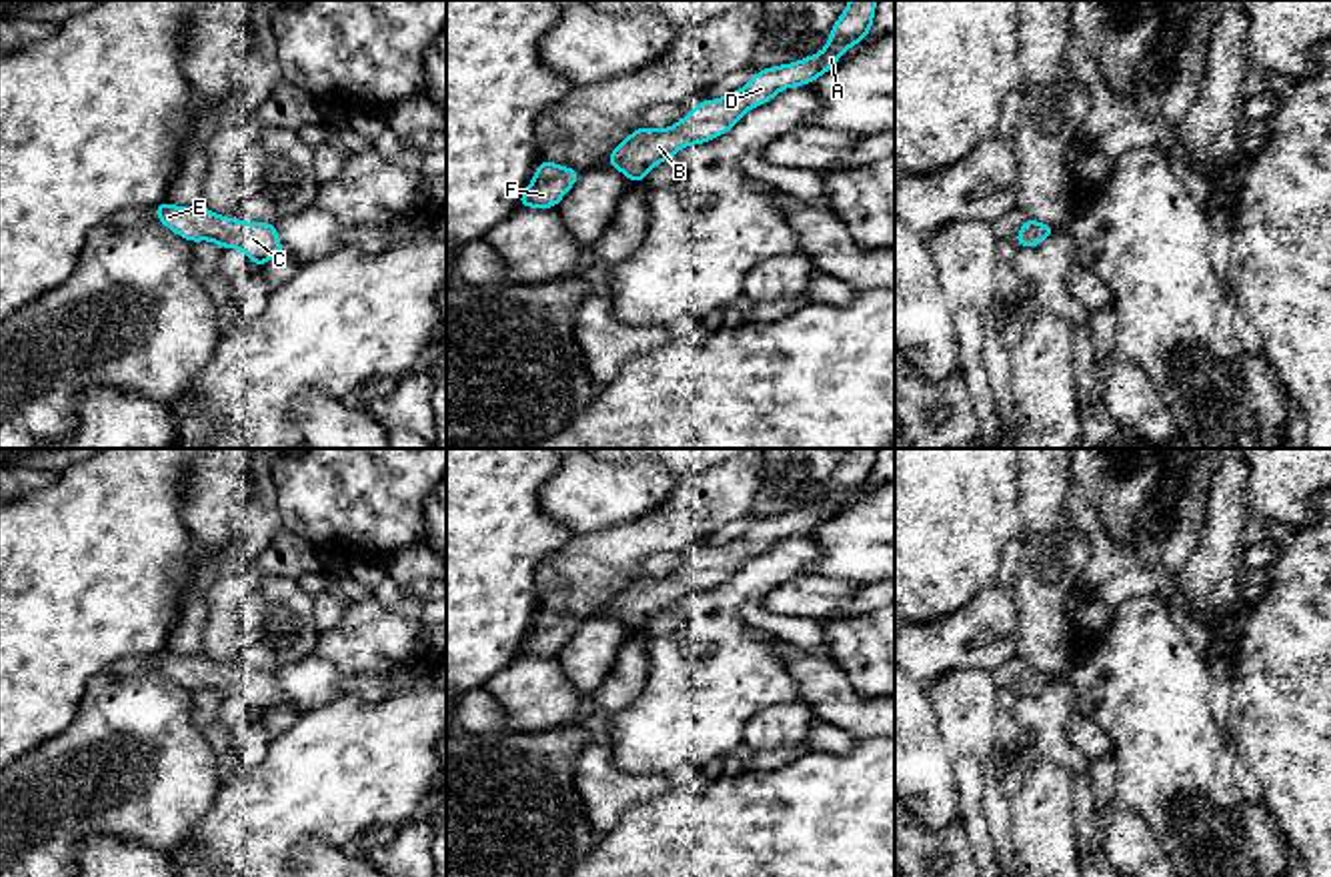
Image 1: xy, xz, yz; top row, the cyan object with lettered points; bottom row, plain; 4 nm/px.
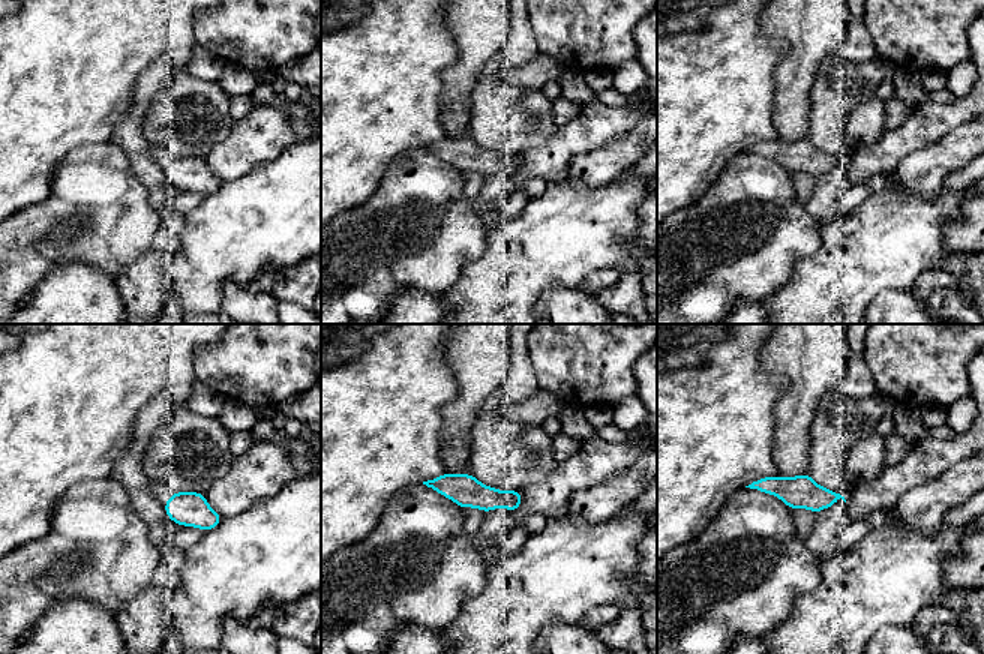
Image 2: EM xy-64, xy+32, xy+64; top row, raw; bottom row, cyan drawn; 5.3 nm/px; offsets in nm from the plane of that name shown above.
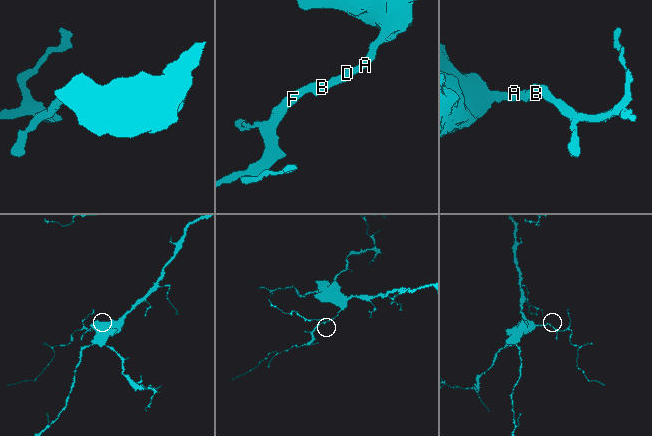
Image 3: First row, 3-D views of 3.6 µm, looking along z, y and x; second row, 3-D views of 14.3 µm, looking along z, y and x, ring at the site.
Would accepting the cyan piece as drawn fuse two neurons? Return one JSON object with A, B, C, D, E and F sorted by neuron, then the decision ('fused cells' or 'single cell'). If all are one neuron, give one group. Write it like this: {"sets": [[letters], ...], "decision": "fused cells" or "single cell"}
{"sets": [["A", "B", "C", "D", "E", "F"]], "decision": "single cell"}

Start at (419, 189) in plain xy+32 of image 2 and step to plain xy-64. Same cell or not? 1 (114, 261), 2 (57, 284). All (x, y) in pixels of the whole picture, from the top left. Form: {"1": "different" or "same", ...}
{"1": "same", "2": "different"}

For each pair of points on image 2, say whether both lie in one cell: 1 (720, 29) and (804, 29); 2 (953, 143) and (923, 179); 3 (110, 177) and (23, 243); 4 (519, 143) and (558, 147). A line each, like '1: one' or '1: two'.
1: two
2: one
3: one
4: two

